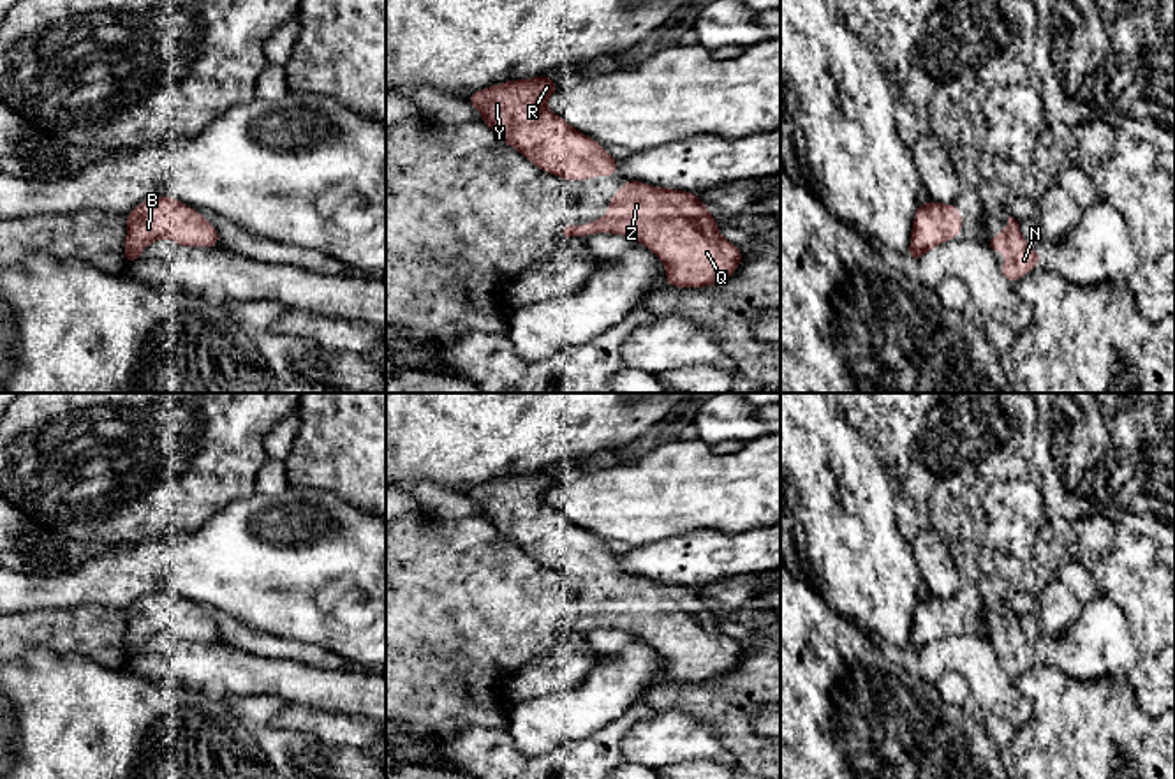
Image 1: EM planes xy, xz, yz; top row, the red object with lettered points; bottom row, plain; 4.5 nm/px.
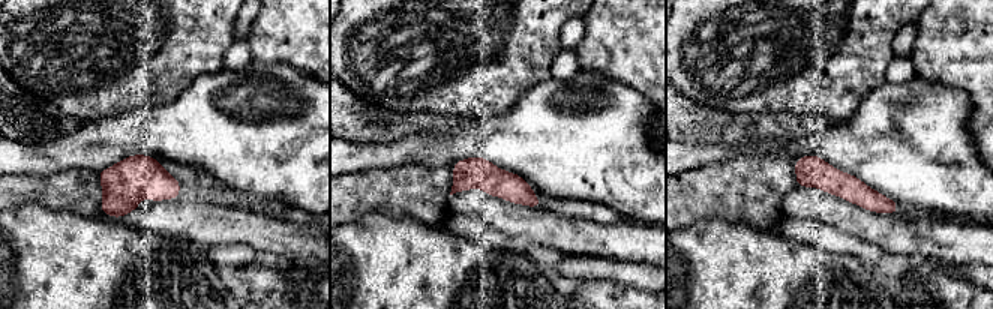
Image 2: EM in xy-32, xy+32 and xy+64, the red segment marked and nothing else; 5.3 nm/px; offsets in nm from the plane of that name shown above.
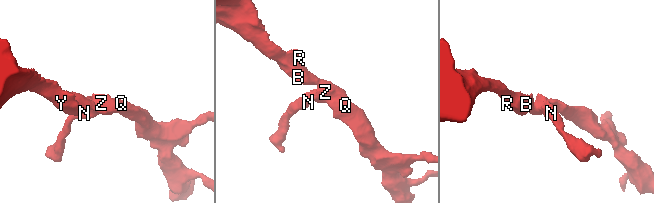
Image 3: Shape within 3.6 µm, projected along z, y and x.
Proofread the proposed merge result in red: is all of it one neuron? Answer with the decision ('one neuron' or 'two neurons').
one neuron

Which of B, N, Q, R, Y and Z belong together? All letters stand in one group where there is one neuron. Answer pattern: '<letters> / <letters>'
B N Q R Y Z

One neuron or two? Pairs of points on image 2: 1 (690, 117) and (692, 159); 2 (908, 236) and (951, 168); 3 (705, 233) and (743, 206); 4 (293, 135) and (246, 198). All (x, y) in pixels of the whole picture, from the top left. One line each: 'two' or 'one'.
1: two
2: two
3: two
4: two

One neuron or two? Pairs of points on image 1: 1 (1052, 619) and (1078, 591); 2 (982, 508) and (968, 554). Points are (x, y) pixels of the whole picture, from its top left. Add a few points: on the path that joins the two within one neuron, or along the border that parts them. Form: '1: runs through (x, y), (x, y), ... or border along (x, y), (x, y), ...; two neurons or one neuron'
1: border along (1045, 571), (1054, 575), (1082, 603); two neurons
2: border along (948, 545), (975, 541), (989, 554), (1008, 563); two neurons

